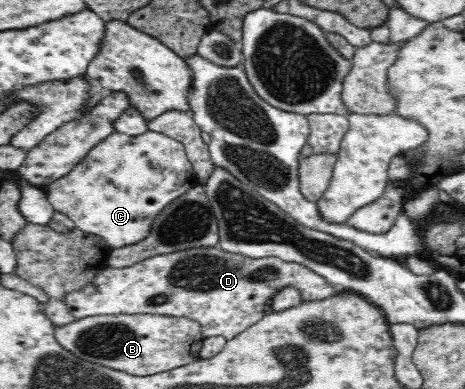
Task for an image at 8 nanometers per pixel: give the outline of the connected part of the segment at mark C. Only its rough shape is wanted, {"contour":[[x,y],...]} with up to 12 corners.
{"contour":[[116,131],[42,189],[117,249],[198,184],[182,143]]}

